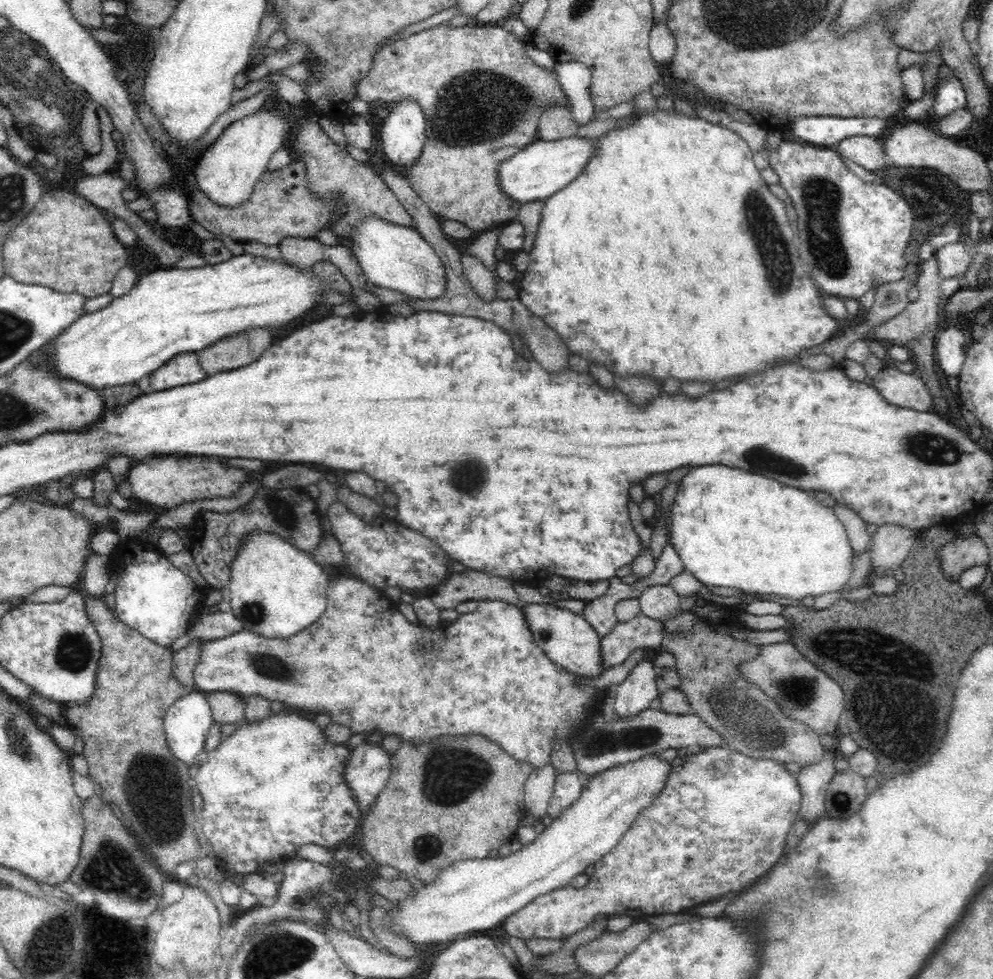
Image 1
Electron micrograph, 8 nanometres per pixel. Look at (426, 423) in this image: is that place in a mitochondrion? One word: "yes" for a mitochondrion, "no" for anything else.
no

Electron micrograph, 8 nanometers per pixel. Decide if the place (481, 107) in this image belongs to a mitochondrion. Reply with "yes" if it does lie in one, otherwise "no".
yes

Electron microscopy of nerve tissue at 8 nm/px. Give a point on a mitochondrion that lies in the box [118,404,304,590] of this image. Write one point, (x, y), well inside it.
(287, 522)

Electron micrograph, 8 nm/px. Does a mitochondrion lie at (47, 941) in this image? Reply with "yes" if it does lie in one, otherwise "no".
yes

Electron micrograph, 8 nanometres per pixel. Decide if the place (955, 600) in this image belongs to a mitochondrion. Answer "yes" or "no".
yes

